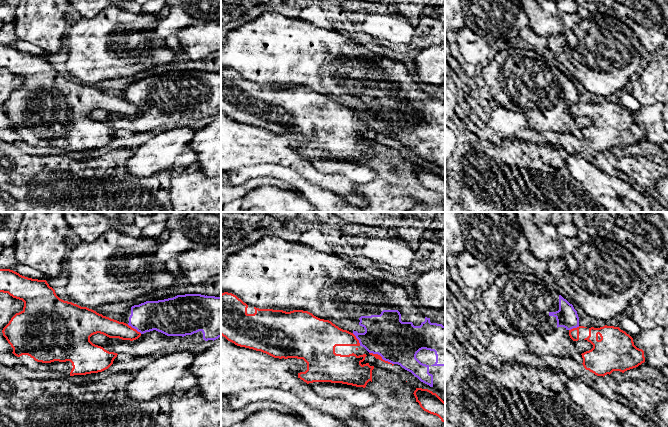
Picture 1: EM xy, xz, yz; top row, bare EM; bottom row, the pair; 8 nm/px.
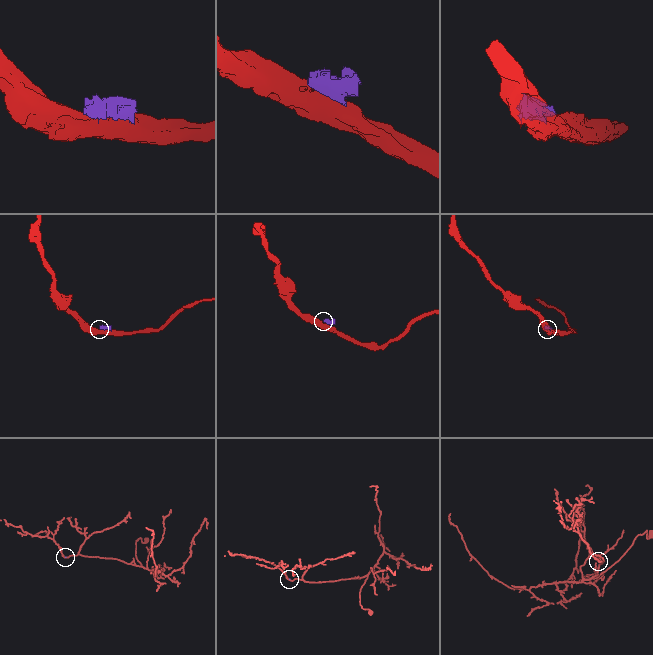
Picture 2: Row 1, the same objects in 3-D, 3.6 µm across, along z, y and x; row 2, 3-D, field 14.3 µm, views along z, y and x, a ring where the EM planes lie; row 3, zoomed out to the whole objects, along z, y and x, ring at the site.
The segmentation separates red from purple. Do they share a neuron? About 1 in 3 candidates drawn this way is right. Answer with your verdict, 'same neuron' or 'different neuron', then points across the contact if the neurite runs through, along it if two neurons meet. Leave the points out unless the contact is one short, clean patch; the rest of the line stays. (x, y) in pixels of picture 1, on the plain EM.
different neuron; border xz (369, 128), (376, 129), (393, 140)

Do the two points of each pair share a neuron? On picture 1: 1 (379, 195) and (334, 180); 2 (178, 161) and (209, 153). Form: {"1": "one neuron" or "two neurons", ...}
{"1": "two neurons", "2": "two neurons"}

